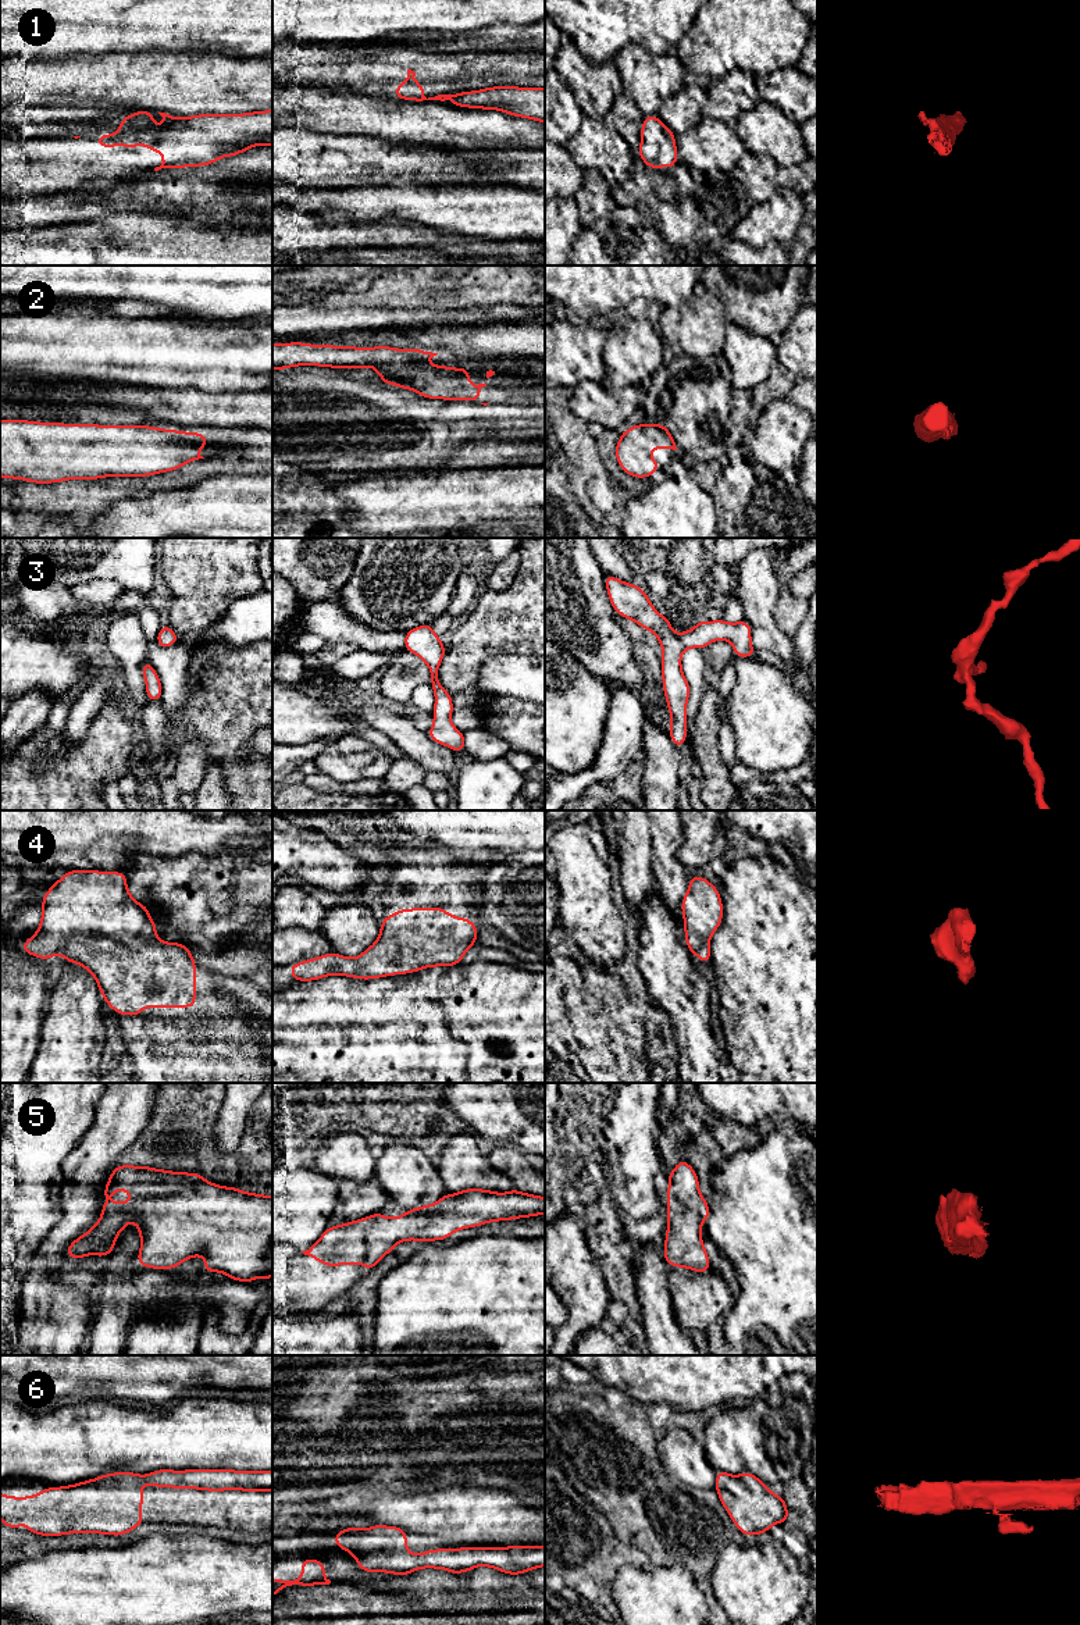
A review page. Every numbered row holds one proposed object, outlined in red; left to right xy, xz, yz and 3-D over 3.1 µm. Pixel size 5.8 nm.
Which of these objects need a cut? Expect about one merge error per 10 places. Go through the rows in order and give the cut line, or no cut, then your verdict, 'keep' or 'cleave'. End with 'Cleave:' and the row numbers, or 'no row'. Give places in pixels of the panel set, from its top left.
1: cut none; keep
2: cut none; keep
3: cut none; keep
4: cut none; keep
5: cut none; keep
6: cut none; keep
Cleave: no row

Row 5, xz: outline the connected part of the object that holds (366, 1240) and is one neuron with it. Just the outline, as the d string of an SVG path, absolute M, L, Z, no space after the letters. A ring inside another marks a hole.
M464 1189L456 1194L446 1193L431 1205L407 1209L398 1218L374 1212L363 1219L331 1225L302 1252L325 1266L361 1264L373 1271L402 1241L445 1240L456 1230L537 1215L545 1215L545 1197L516 1189L507 1193Z

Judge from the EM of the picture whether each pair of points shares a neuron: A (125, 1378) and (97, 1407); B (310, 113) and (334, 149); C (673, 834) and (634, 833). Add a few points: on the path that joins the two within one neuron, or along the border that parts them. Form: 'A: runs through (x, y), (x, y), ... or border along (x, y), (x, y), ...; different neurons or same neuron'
A: border along (86, 1396), (107, 1396), (110, 1399); different neurons
B: border along (291, 127), (307, 127), (321, 132), (355, 135); different neurons
C: border along (651, 825), (652, 866); different neurons

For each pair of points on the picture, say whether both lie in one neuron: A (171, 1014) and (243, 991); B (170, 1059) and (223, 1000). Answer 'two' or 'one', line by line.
A: one
B: one

